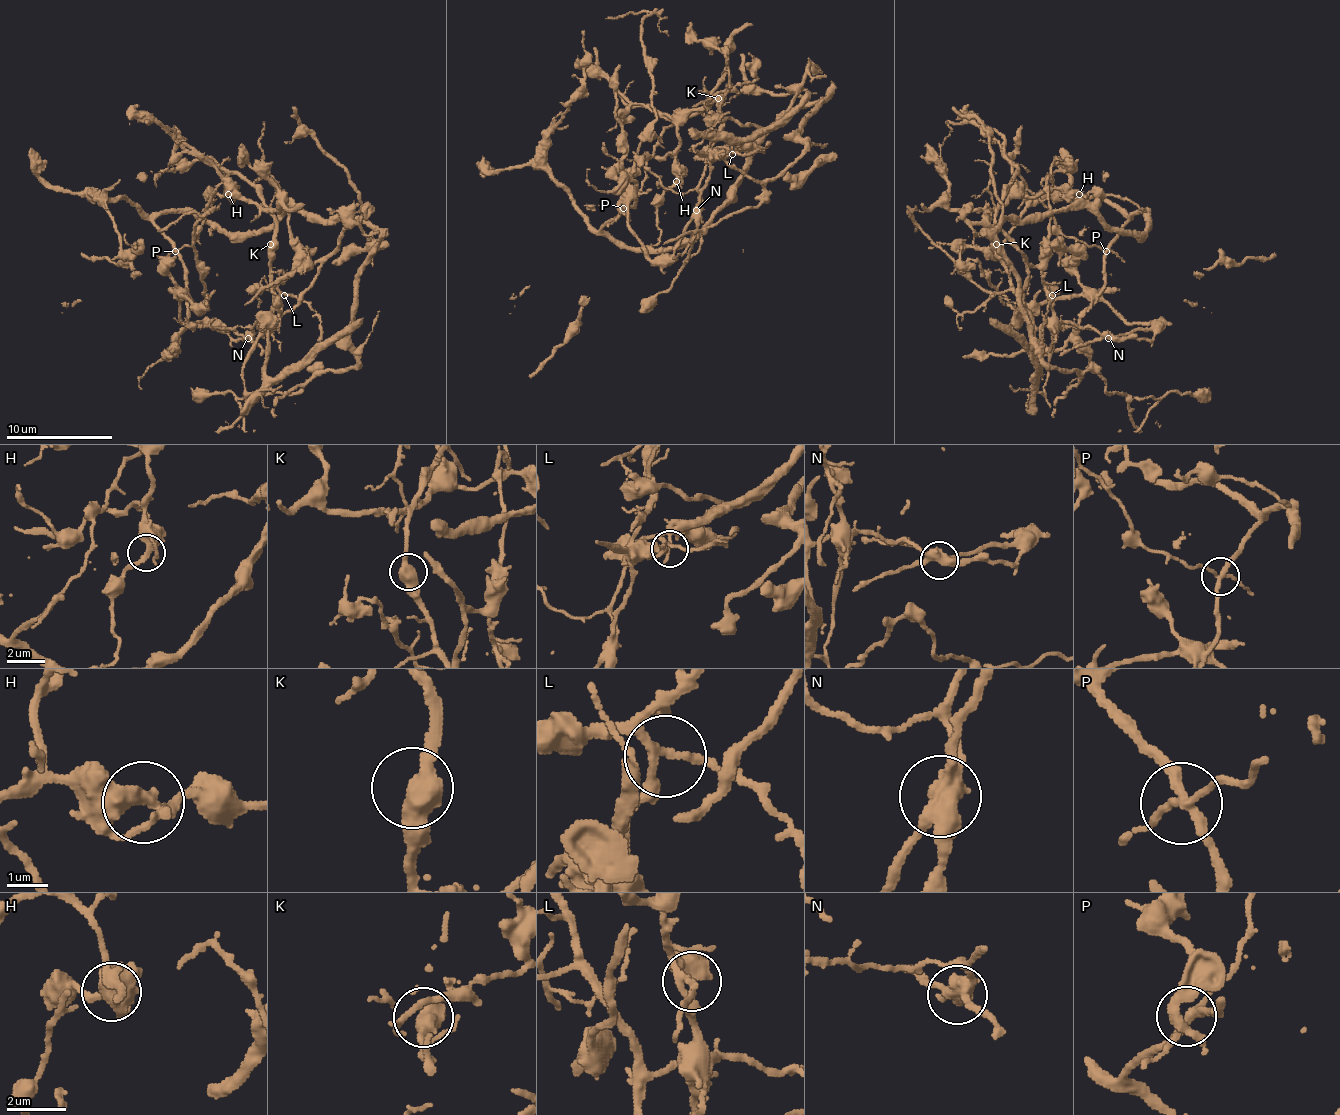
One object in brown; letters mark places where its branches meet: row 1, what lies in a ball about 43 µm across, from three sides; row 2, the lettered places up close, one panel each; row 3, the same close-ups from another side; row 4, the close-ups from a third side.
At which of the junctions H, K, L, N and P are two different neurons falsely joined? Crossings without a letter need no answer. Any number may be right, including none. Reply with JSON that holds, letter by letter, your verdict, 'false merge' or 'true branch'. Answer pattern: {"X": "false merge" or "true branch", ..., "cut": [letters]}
{"H": "false merge", "K": "true branch", "L": "true branch", "N": "false merge", "P": "false merge", "cut": ["H", "N", "P"]}

